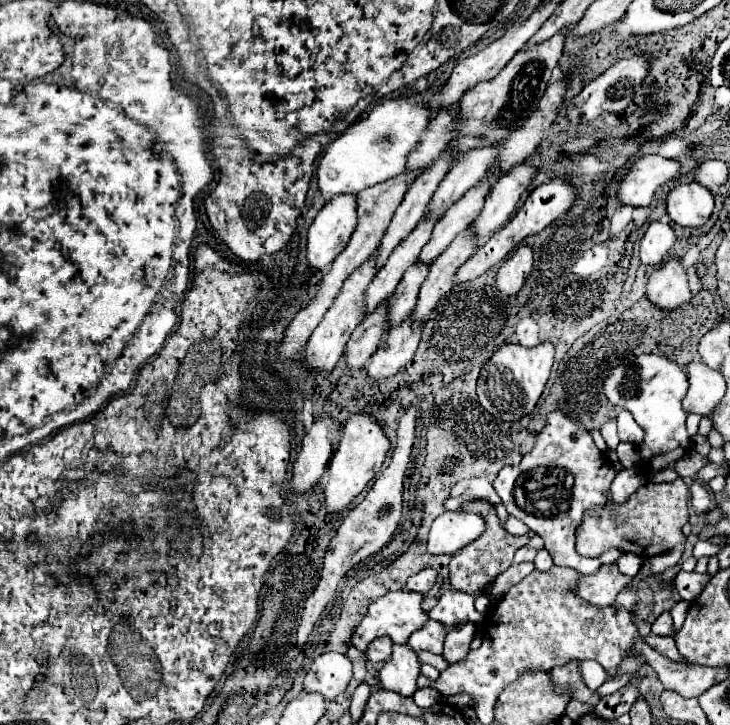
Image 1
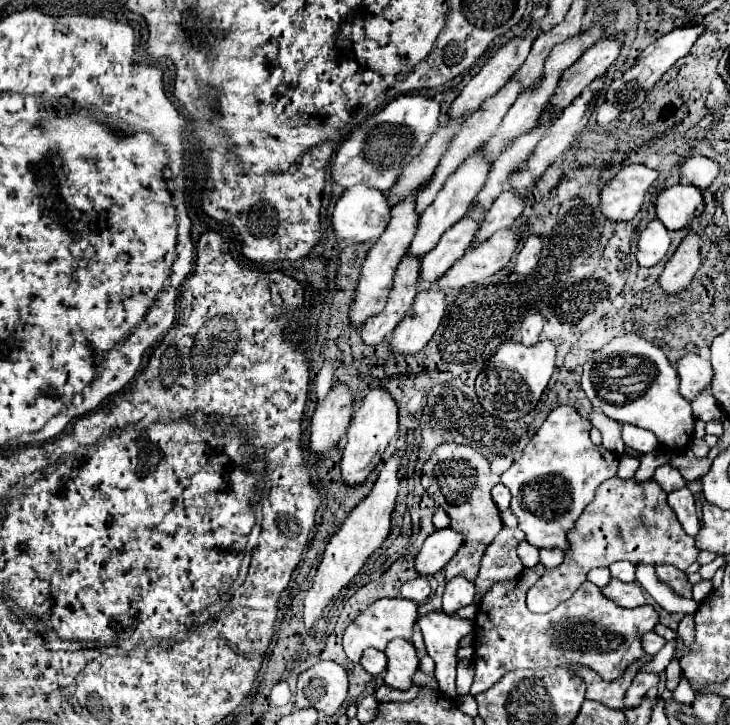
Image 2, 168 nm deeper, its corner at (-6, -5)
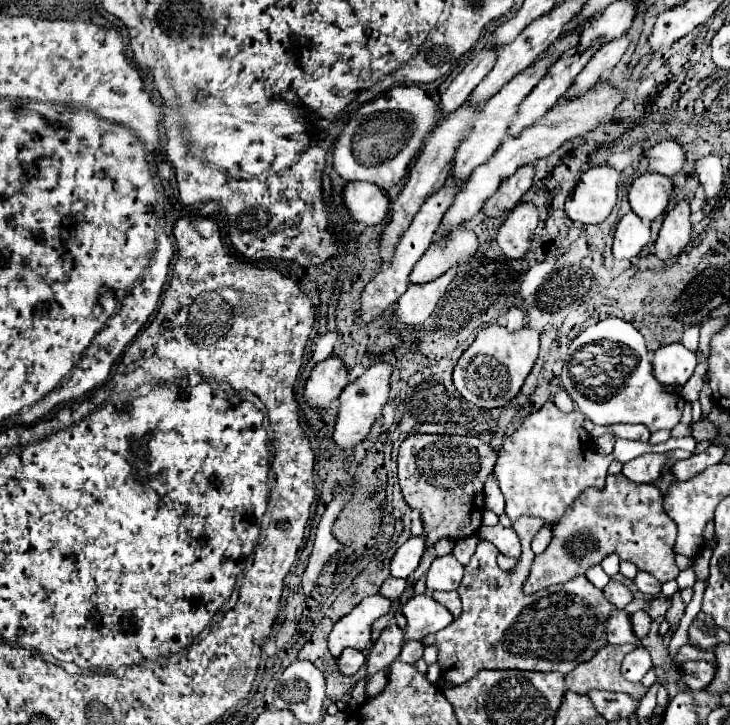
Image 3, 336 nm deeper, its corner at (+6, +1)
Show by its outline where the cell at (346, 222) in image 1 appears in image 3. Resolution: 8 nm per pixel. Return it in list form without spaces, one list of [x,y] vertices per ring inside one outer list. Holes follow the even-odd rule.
[[[350,181],[344,187],[344,203],[350,215],[362,225],[378,225],[390,211],[388,193],[366,181]]]

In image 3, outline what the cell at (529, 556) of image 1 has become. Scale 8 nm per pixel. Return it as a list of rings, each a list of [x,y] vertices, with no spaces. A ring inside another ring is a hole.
[[[500,523],[494,527],[482,525],[478,531],[478,537],[490,541],[502,555],[520,557],[520,539],[512,527],[502,527]]]

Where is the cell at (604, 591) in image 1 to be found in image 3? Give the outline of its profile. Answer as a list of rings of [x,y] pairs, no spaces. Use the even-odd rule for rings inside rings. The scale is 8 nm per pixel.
[[[610,581],[604,589],[602,589],[604,597],[616,605],[616,609],[624,609],[630,601],[632,601],[632,593],[630,589],[624,585],[624,583],[618,583],[618,581]]]

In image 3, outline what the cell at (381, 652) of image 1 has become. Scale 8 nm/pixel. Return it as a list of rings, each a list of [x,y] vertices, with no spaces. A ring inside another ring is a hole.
[[[344,649],[338,657],[336,657],[336,663],[338,663],[338,671],[342,675],[354,675],[366,661],[366,655],[356,651],[356,649]]]

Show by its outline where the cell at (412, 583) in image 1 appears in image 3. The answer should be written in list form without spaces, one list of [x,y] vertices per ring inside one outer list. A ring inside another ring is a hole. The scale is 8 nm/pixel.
[[[390,577],[390,579],[386,579],[382,583],[380,595],[386,597],[386,599],[390,599],[390,601],[396,601],[396,599],[402,597],[404,591],[406,591],[406,579],[394,579],[394,577]]]

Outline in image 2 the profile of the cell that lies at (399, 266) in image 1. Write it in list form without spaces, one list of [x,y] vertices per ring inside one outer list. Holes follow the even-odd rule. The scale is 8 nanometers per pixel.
[[[478,149],[478,151],[474,151],[474,153],[460,165],[460,169],[458,169],[456,173],[452,173],[452,175],[448,177],[448,181],[444,183],[444,187],[442,187],[440,193],[436,195],[436,201],[432,201],[432,205],[422,213],[422,217],[420,217],[420,221],[418,221],[416,235],[414,235],[408,251],[404,253],[404,257],[420,259],[420,257],[424,257],[424,253],[428,253],[428,251],[432,251],[432,249],[436,247],[436,243],[440,241],[440,237],[442,237],[456,221],[460,221],[460,219],[466,215],[466,211],[468,211],[470,203],[474,201],[476,193],[482,189],[488,171],[490,171],[490,163],[484,161],[484,157],[480,155],[480,149]]]

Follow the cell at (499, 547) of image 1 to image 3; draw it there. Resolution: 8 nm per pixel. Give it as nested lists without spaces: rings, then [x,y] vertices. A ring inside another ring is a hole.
[[[412,435],[408,437],[398,451],[398,483],[402,489],[402,497],[408,507],[418,509],[422,515],[426,541],[434,545],[440,537],[450,537],[460,541],[468,535],[478,533],[482,525],[484,511],[484,481],[494,469],[498,459],[498,451],[490,447],[490,443],[476,437],[458,437],[458,435]]]

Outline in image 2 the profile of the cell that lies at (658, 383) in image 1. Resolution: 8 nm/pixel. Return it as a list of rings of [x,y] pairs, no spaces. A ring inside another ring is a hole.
[[[622,335],[612,339],[604,349],[596,351],[584,365],[582,373],[582,389],[586,391],[588,399],[596,409],[602,409],[610,419],[622,419],[622,423],[640,425],[648,431],[652,431],[658,437],[660,447],[664,447],[670,453],[676,453],[680,449],[686,449],[692,441],[692,429],[694,429],[694,415],[690,403],[680,395],[678,391],[678,373],[668,363],[666,355],[660,351],[660,347],[654,347],[650,341],[646,341],[640,335]]]

